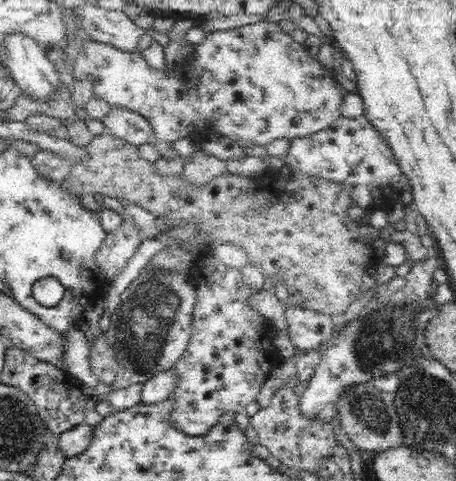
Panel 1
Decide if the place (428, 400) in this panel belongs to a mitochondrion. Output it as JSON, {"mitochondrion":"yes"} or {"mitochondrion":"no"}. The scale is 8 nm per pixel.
{"mitochondrion":"yes"}

